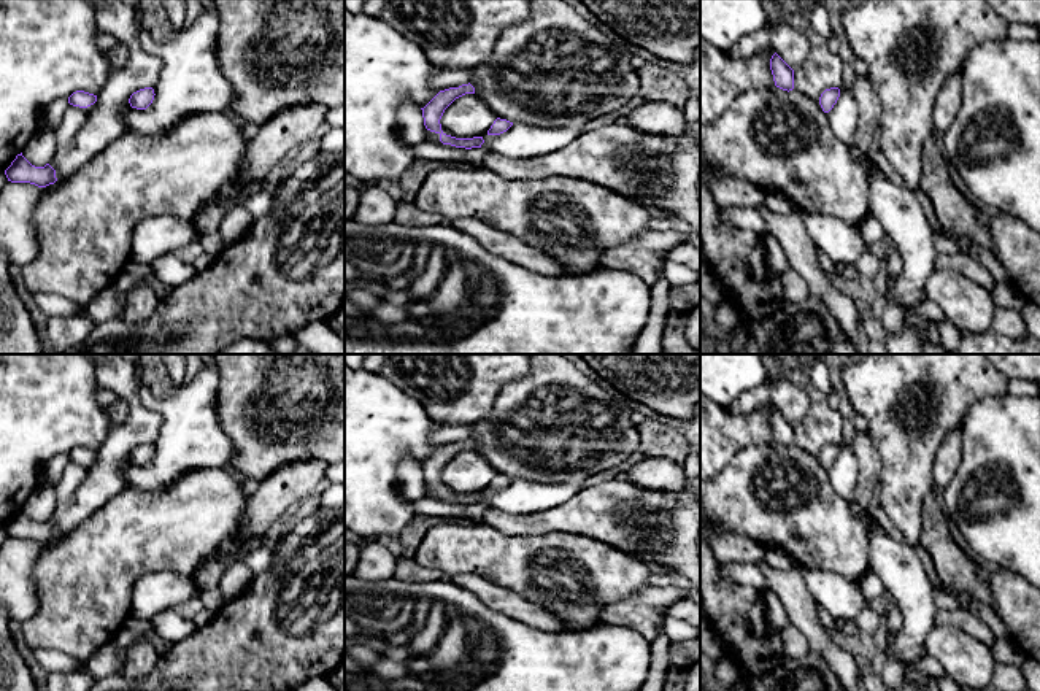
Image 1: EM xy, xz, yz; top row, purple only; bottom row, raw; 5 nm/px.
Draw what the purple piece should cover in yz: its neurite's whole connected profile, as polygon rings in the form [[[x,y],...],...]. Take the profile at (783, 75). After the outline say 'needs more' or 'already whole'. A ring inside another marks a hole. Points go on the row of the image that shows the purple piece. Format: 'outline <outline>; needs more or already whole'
outline [[[775,52],[770,59],[775,86],[783,91],[794,89],[794,70]]]; already whole

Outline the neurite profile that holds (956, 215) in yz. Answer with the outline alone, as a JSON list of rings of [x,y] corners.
[[[932,135],[927,137],[923,143],[919,189],[930,199],[942,230],[967,235],[976,245],[992,251],[991,211],[981,205],[972,205],[951,181],[949,170],[943,151],[935,145]]]

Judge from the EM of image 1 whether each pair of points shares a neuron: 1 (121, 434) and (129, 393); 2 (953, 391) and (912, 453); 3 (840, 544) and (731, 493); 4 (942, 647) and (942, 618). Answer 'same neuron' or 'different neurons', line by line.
1: same neuron
2: same neuron
3: same neuron
4: different neurons

